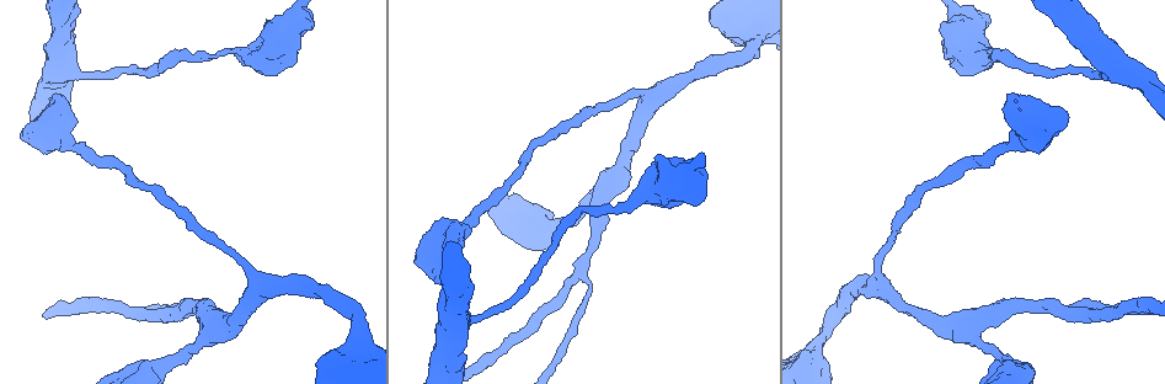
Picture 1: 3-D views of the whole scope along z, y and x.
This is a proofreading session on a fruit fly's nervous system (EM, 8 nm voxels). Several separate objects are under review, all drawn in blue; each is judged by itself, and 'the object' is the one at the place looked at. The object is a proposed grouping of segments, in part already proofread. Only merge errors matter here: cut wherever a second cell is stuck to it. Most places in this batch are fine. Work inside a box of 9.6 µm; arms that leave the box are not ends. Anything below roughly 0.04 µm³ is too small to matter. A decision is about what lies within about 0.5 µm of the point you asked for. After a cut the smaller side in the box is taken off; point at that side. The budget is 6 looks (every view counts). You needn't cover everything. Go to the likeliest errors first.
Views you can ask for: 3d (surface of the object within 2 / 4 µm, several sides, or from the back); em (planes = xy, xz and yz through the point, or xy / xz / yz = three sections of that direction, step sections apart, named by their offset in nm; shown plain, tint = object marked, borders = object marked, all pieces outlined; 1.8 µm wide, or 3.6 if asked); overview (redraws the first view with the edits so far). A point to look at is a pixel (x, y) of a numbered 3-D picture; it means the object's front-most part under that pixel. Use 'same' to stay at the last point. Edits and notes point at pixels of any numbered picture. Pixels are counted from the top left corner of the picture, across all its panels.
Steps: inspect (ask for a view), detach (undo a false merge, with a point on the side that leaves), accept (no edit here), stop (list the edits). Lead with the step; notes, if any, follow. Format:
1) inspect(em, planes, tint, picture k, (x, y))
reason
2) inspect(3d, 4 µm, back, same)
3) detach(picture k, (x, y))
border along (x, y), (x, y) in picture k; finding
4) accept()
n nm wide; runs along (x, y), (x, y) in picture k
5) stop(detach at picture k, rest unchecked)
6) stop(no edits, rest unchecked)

inspect(em, 3.6 µm, xy, step 16, tint, picture 1, (64, 132))
arms part here

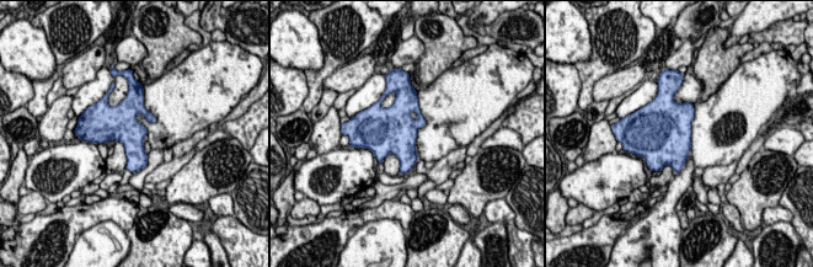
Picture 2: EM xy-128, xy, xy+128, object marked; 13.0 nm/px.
accept()
all the same cell

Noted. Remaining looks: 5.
inspect(3d, 2 µm, picture 1, (576, 276))
side arm on a straight run

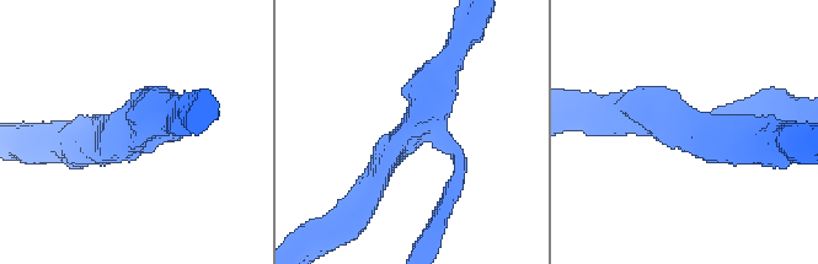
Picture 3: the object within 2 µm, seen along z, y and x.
inspect(em, planes, tint, picture 3, (141, 133))

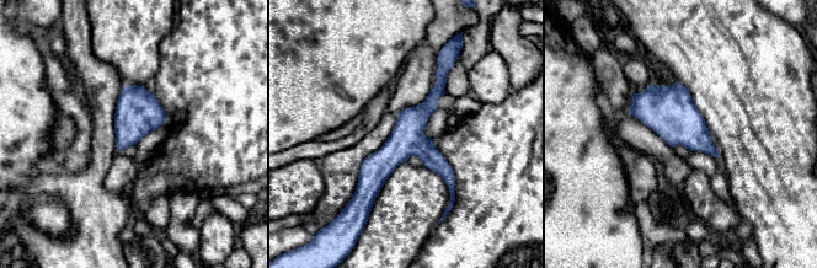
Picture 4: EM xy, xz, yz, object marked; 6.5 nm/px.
accept()
220 nm wide; runs along (444, 70), (368, 196) in picture 4; all the same cell

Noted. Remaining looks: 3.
inspect(em, yz, step 4, tint, picture 1, (884, 287))
three-way junction

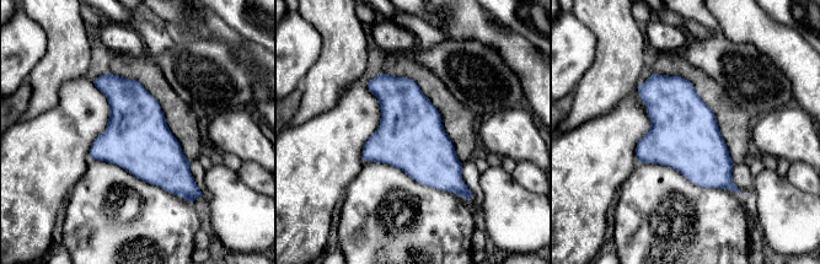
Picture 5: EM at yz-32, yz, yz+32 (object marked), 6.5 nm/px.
accept()
one cell here

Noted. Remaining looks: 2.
stop(no edits, rest unchecked)

